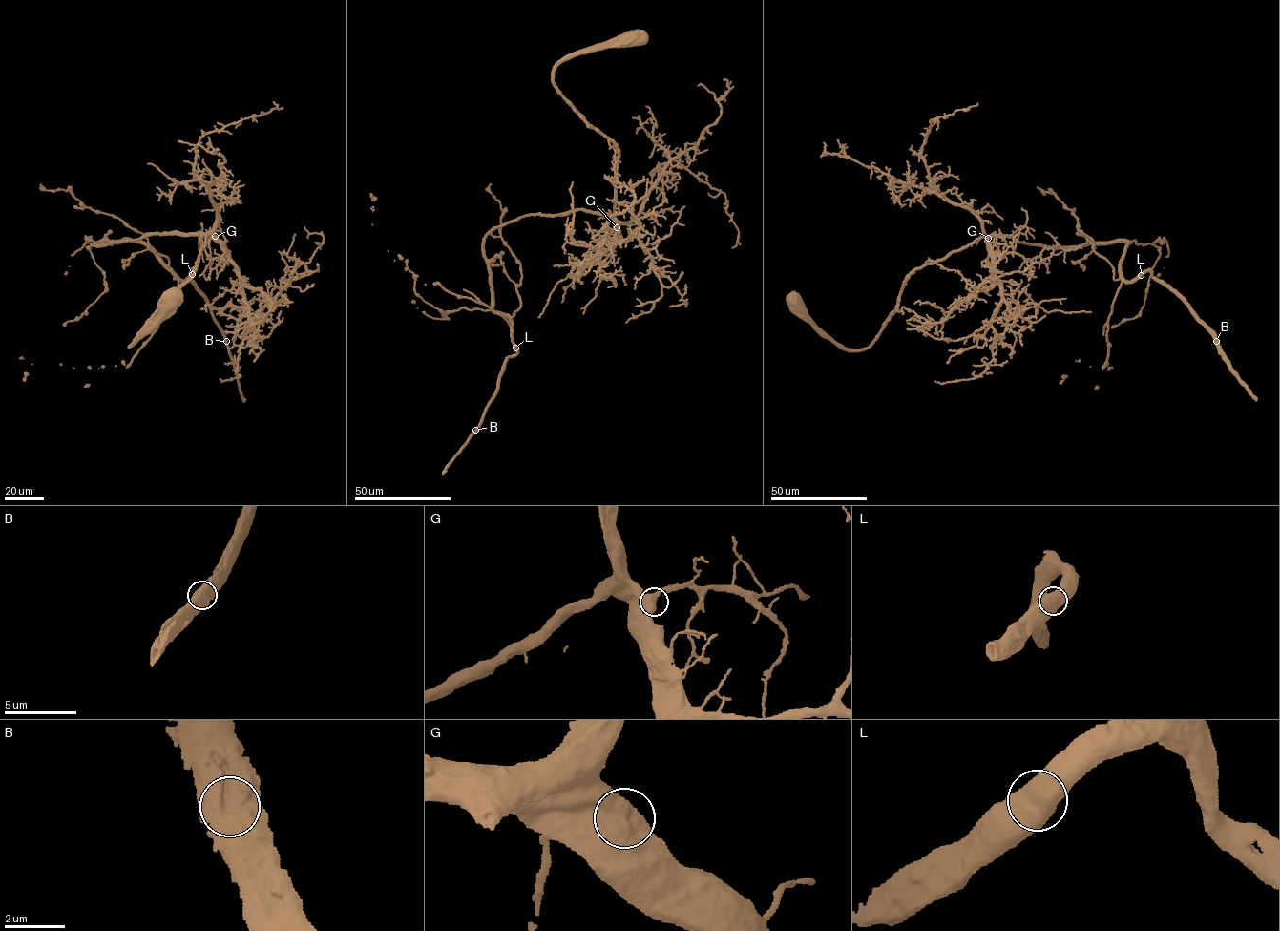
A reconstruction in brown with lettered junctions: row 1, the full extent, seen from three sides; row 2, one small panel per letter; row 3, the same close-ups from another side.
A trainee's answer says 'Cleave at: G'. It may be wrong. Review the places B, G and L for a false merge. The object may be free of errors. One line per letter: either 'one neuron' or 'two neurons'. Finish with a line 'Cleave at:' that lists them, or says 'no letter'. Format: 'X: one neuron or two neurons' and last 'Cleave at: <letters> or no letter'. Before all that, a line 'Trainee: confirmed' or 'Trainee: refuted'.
Trainee: refuted
B: one neuron
G: one neuron
L: one neuron
Cleave at: no letter

